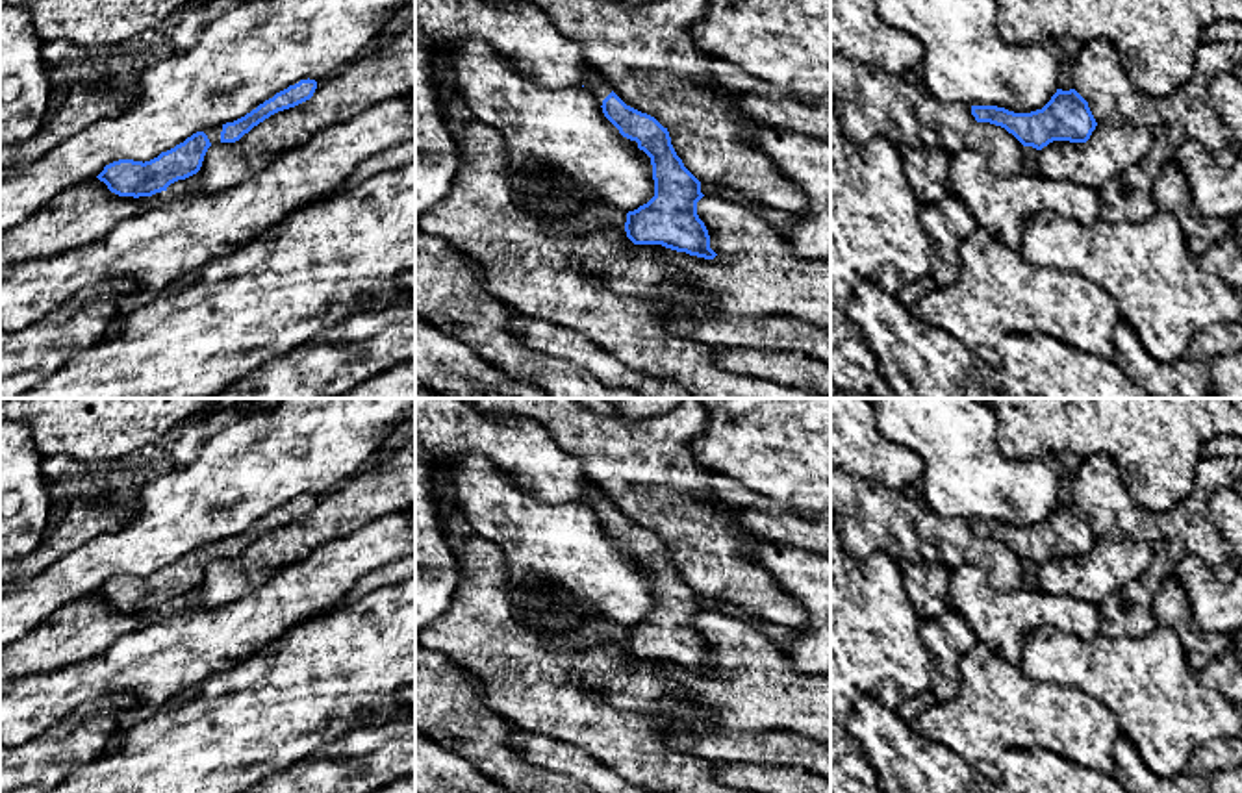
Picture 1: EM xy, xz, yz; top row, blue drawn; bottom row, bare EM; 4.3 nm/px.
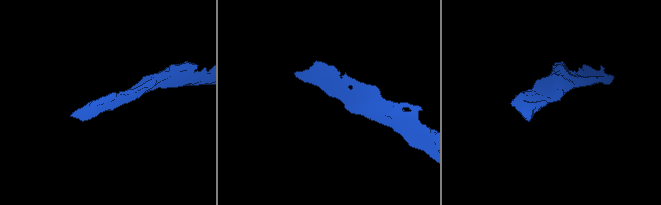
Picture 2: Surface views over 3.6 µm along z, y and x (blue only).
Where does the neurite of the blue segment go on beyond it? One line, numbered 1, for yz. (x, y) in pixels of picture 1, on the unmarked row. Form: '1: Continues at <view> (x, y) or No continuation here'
1: No continuation here

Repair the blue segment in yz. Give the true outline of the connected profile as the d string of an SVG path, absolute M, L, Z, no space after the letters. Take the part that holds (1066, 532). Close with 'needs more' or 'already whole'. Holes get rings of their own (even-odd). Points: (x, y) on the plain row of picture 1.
M1062 506L1036 526L1014 528L997 521L971 521L977 537L1005 543L1023 561L1042 565L1053 556L1086 558L1097 537L1088 517L1075 506Z; already whole

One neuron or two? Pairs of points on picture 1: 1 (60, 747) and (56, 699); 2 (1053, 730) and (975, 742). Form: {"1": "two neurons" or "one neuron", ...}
{"1": "two neurons", "2": "one neuron"}

